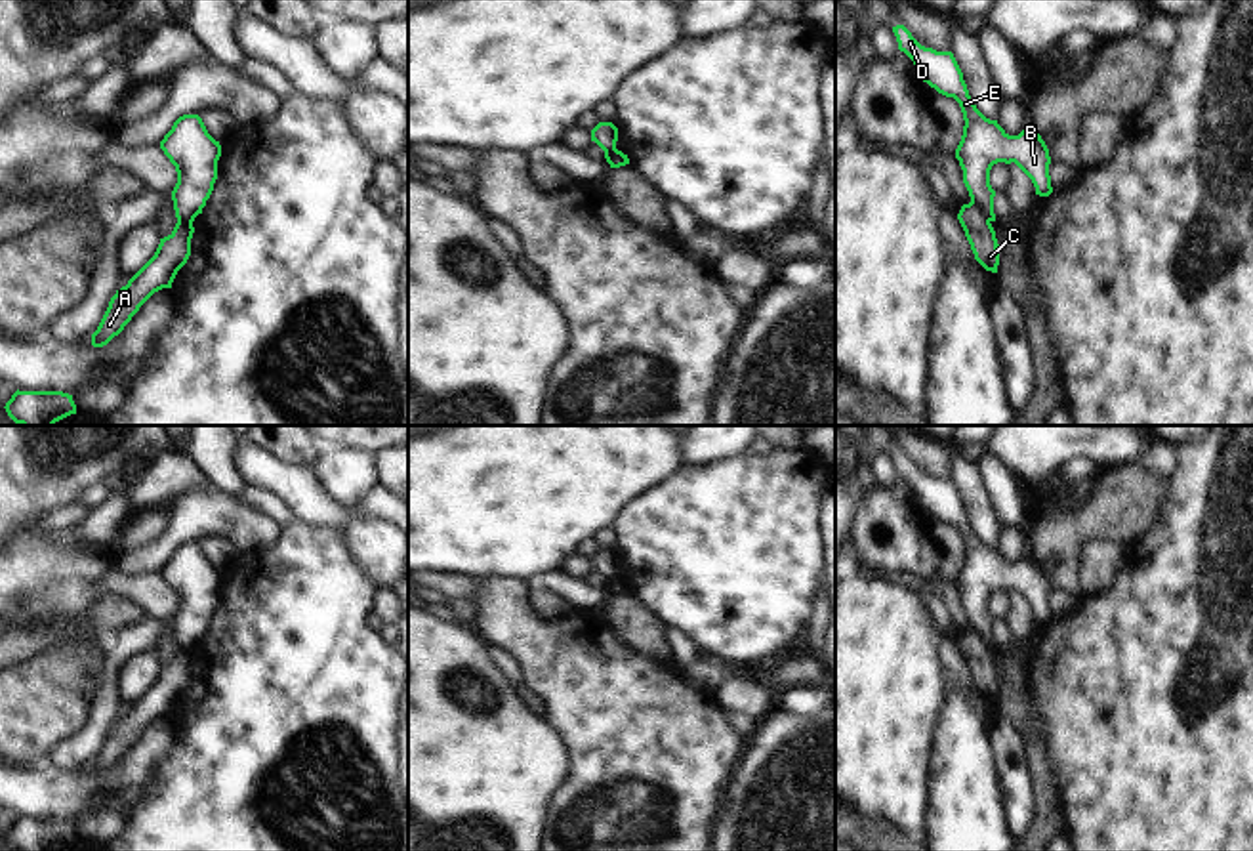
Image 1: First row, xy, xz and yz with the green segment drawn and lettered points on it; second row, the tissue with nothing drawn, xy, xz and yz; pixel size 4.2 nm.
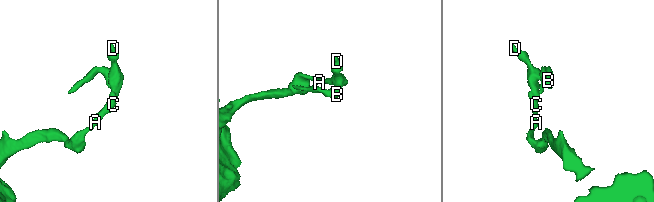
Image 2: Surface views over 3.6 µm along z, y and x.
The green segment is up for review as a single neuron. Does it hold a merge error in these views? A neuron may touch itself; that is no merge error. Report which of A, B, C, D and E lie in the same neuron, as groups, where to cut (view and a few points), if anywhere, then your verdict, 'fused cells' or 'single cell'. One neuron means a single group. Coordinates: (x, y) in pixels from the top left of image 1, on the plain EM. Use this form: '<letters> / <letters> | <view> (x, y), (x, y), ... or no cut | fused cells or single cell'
A C / B D E | yz (971, 628), (990, 647) | fused cells

